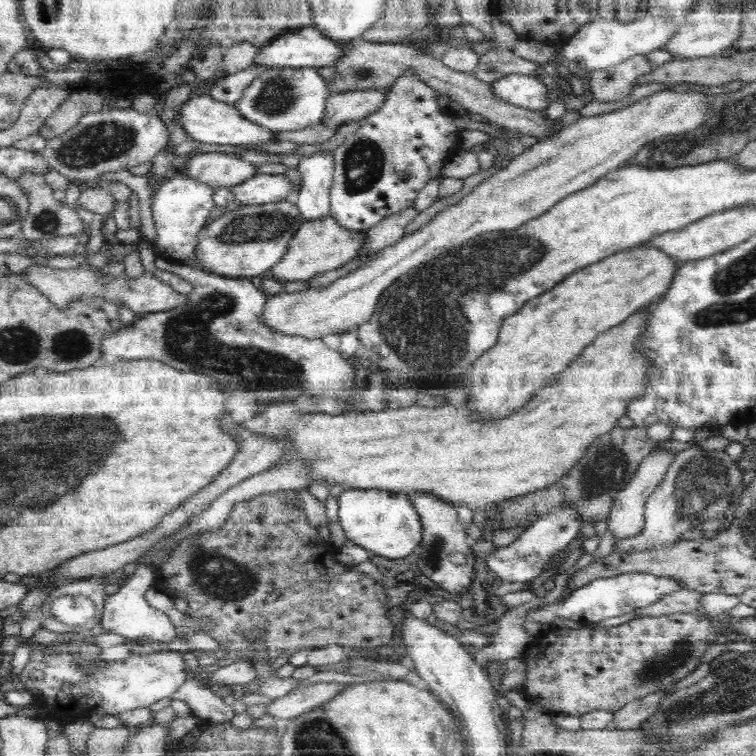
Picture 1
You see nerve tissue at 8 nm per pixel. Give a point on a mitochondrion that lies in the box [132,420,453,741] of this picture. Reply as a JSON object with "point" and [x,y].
{"point":[218,576]}

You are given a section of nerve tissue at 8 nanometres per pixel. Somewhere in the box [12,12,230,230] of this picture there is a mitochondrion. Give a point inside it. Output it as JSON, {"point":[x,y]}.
{"point":[102,142]}

